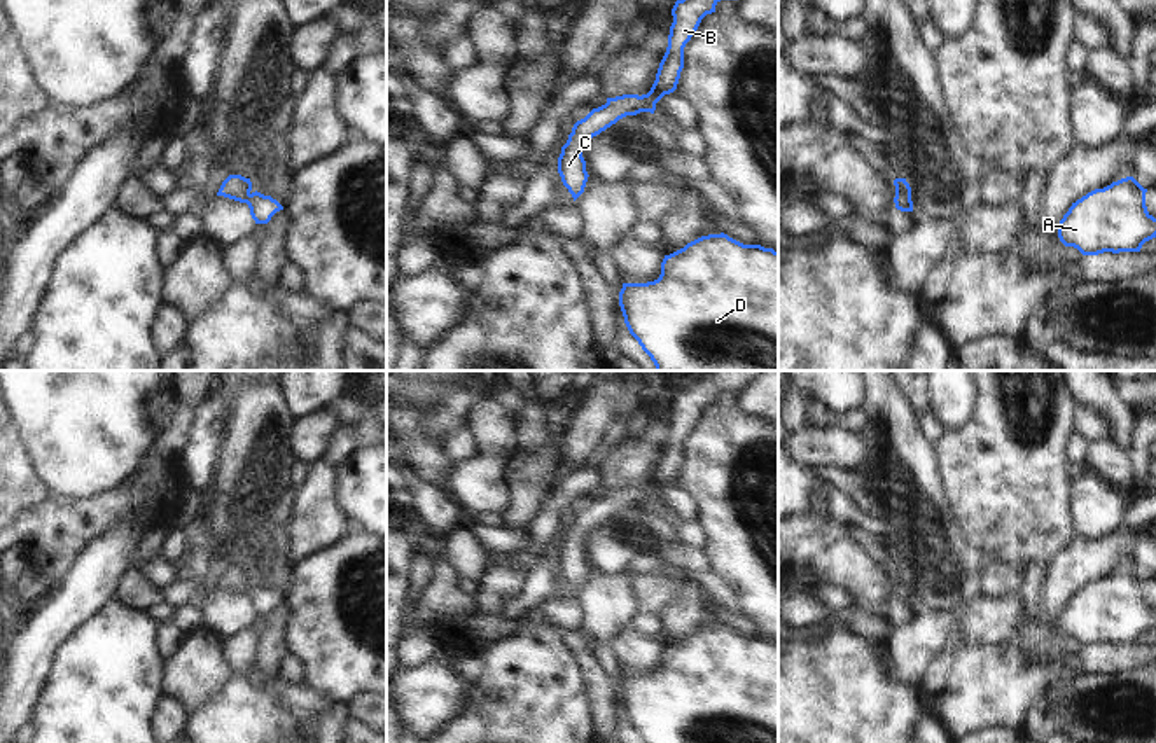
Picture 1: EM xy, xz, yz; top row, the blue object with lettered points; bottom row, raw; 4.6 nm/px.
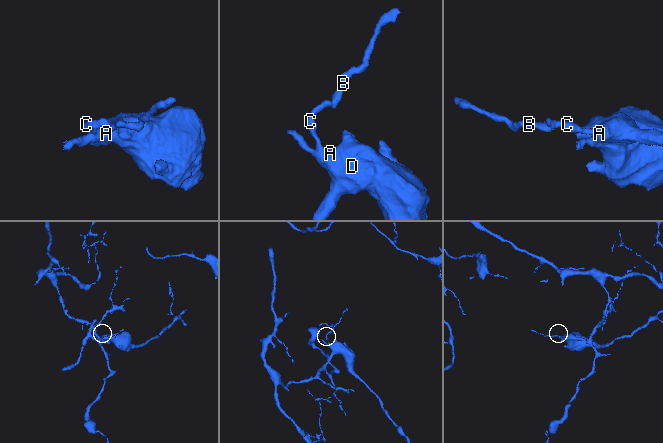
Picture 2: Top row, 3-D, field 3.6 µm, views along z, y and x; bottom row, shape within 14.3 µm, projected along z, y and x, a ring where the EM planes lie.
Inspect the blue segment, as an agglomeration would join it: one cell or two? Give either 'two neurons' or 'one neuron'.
one neuron

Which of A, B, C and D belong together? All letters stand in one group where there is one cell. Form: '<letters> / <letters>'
A B C D

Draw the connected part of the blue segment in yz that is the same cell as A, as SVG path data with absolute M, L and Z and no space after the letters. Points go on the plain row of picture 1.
M1133 568L1088 584L1060 612L1060 633L1083 647L1140 643L1146 633L1156 629L1146 584Z

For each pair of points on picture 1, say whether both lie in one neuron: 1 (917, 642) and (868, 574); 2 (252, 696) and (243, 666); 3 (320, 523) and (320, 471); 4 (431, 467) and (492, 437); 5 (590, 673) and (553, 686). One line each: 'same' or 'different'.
1: different
2: different
3: same
4: different
5: different

